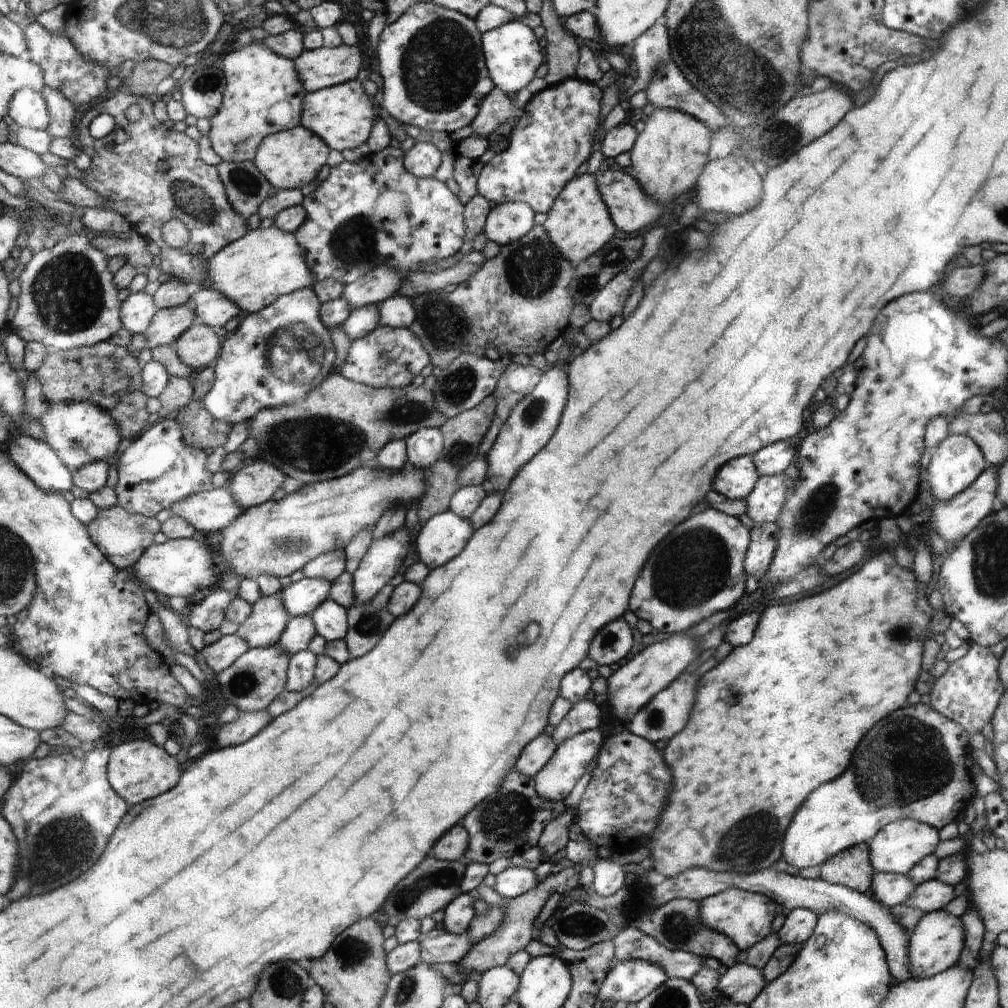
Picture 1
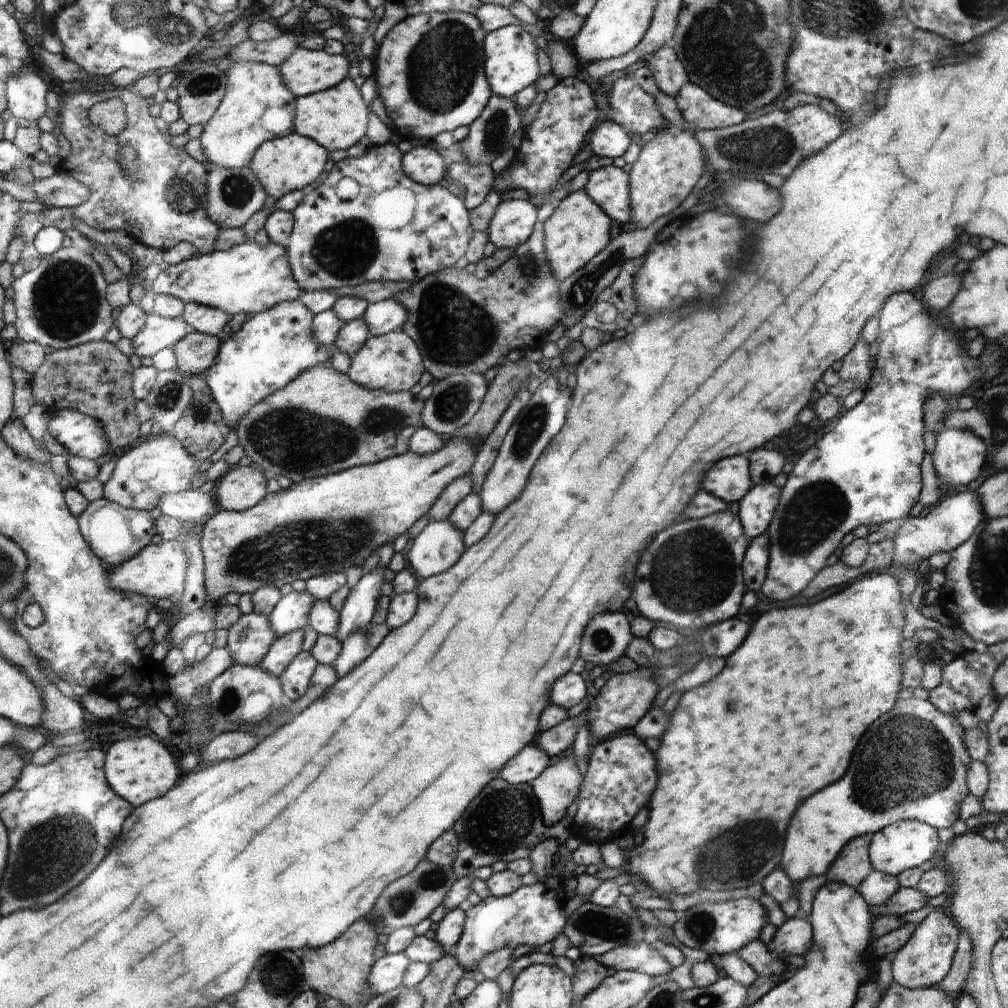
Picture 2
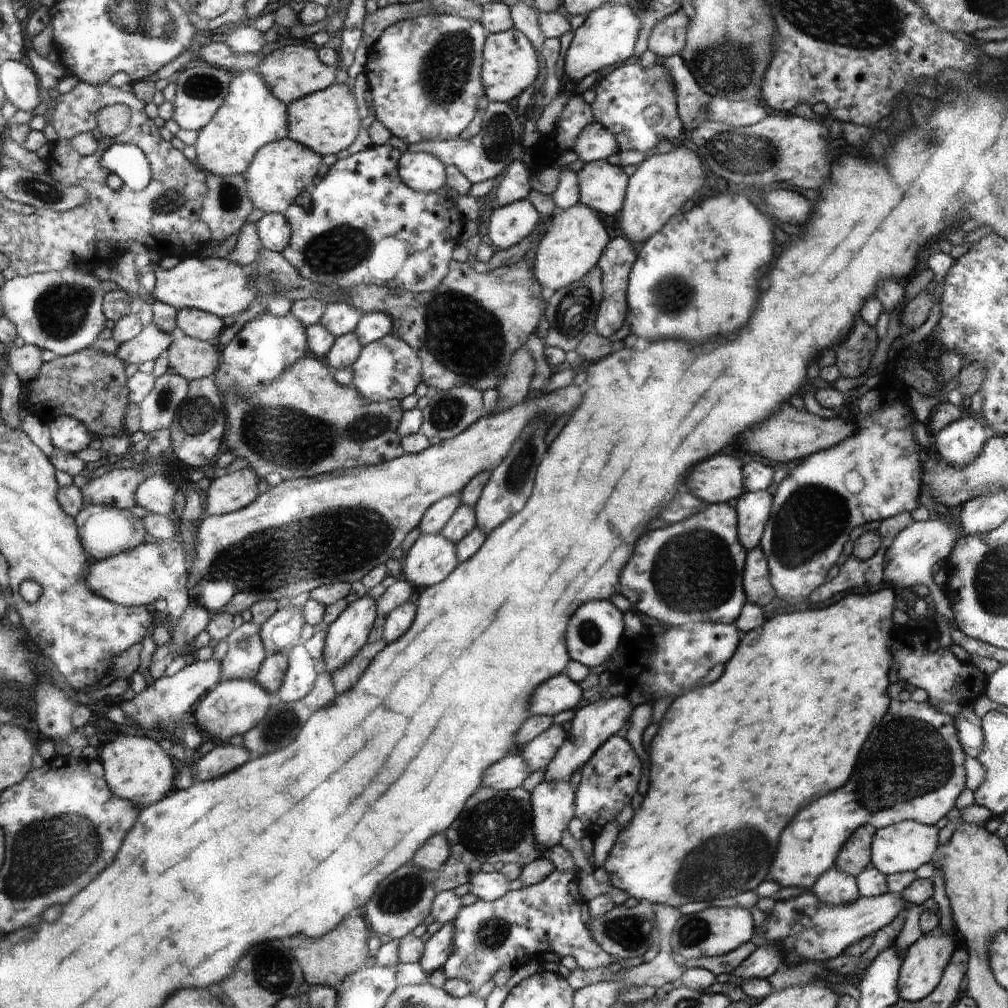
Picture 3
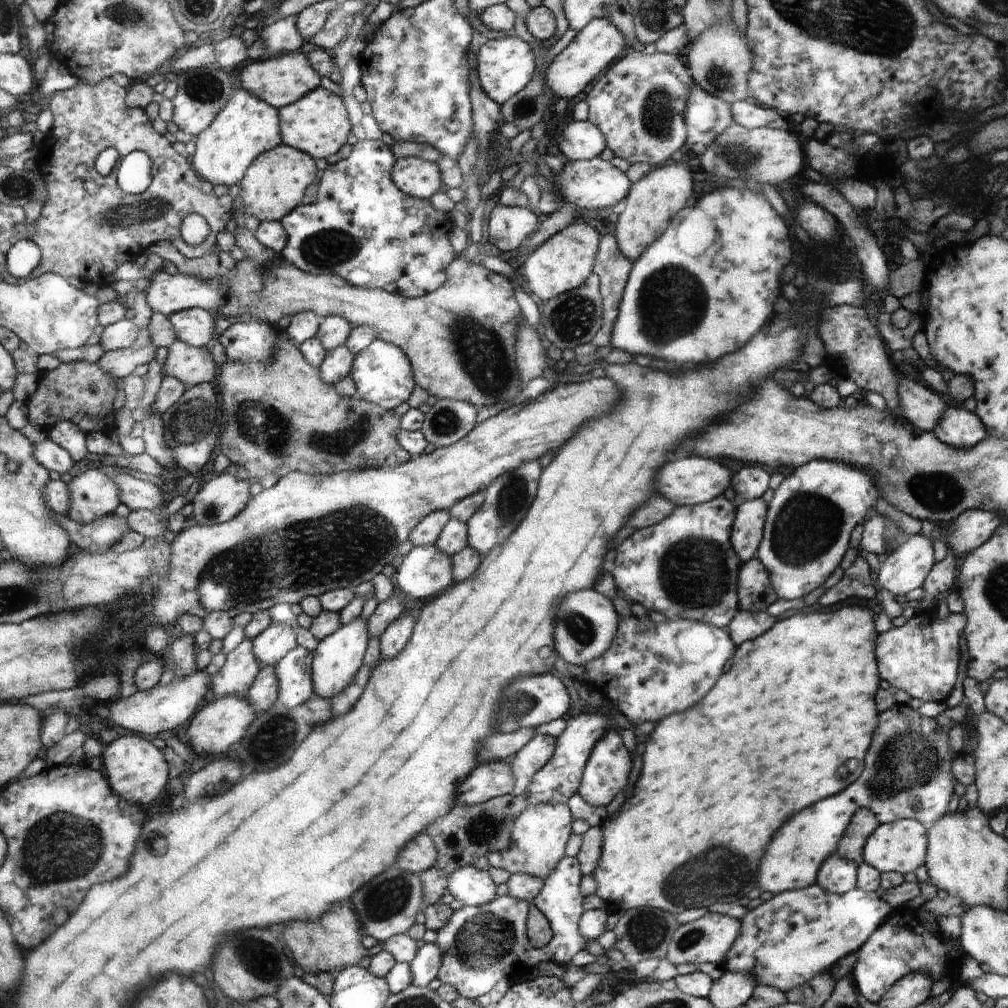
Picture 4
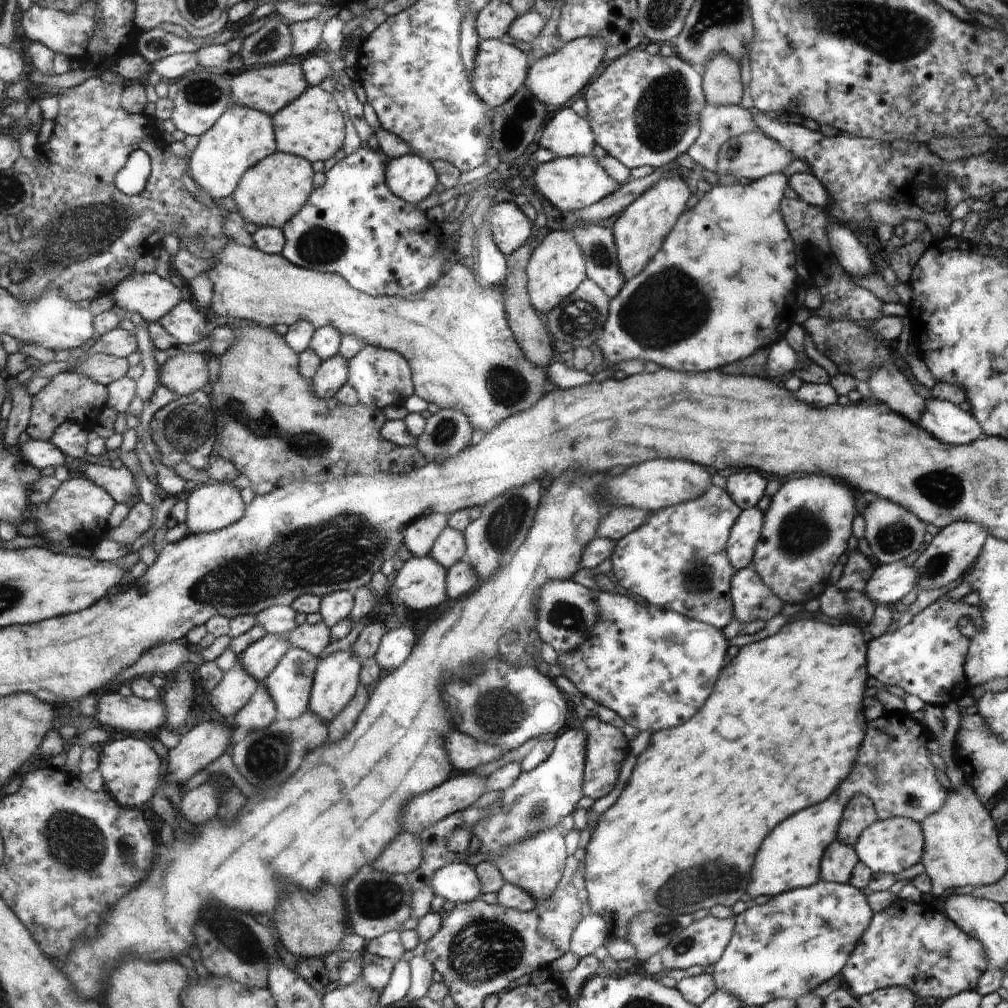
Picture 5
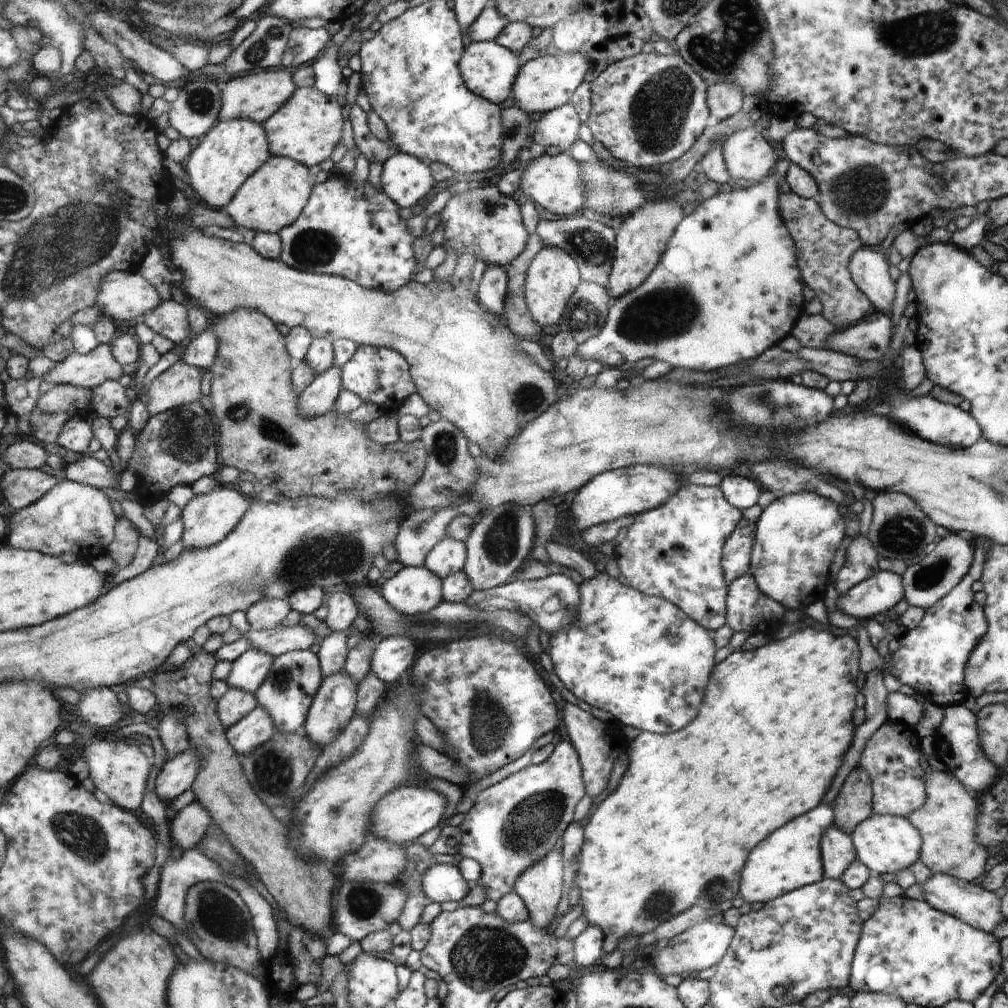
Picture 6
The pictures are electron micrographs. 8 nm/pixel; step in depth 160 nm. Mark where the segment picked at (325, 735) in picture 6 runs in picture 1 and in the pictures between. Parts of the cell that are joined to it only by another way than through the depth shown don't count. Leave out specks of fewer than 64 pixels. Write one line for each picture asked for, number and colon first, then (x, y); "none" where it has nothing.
1: (383, 557)
2: (360, 606)
3: (346, 636)
4: (336, 660)
5: (337, 677)

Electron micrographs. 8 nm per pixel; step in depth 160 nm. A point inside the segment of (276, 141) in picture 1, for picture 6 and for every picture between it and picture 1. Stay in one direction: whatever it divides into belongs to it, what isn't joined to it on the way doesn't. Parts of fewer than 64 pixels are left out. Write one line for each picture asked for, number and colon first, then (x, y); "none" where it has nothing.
2: (285, 164)
3: (281, 170)
4: (273, 186)
5: (269, 194)
6: (273, 198)

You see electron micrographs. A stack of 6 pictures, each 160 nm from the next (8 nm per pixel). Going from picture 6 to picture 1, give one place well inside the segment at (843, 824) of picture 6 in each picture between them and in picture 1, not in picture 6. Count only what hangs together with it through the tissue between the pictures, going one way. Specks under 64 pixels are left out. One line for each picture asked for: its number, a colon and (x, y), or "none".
1: (853, 869)
2: (854, 866)
3: (857, 856)
4: (853, 844)
5: (862, 814)

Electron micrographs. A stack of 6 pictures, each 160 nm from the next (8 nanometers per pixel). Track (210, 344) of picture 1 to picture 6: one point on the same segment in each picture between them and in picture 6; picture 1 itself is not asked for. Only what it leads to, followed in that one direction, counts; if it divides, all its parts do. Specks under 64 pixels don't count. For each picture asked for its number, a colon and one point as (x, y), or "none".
2: (196, 353)
3: (192, 359)
4: (190, 365)
5: (183, 374)
6: (179, 385)

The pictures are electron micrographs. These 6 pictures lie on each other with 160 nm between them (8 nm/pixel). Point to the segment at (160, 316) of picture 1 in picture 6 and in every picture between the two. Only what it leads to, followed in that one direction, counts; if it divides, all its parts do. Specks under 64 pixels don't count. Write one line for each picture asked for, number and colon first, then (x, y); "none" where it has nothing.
2: (159, 333)
3: (151, 342)
4: (120, 363)
5: (100, 367)
6: (90, 370)

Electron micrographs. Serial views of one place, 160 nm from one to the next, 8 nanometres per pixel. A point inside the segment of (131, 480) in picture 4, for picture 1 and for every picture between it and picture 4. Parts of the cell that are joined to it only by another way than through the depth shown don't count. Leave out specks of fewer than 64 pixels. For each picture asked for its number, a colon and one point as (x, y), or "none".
1: (209, 511)
2: (191, 506)
3: (157, 495)

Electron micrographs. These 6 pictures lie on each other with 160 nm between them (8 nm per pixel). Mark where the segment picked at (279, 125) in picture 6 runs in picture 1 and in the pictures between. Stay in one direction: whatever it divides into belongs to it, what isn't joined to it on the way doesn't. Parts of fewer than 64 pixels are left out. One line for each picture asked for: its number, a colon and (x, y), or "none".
1: (342, 115)
2: (336, 118)
3: (327, 121)
4: (319, 125)
5: (313, 128)

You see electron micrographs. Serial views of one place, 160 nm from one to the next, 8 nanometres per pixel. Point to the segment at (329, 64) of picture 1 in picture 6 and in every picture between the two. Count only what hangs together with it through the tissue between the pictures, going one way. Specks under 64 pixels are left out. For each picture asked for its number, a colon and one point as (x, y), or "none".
2: (306, 72)
3: (295, 71)
4: (279, 81)
5: (269, 89)
6: (255, 97)

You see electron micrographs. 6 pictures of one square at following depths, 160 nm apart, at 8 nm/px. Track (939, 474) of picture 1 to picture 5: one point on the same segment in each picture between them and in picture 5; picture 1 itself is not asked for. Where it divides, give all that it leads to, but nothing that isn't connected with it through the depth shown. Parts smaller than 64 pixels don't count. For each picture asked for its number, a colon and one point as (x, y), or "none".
2: (959, 454)
3: (959, 444)
4: (958, 427)
5: (945, 421)

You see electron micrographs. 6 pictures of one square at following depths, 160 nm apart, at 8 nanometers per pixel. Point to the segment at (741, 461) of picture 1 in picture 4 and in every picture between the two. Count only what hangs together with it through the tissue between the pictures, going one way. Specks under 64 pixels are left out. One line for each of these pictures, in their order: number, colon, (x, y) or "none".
2: (731, 481)
3: (722, 478)
4: (689, 481)

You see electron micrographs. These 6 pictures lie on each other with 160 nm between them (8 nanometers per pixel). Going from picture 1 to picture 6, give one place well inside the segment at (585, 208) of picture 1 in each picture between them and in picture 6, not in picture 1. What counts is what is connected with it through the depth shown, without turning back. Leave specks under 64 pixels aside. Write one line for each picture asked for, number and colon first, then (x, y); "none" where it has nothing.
2: (578, 229)
3: (574, 239)
4: (563, 262)
5: (556, 267)
6: (553, 275)

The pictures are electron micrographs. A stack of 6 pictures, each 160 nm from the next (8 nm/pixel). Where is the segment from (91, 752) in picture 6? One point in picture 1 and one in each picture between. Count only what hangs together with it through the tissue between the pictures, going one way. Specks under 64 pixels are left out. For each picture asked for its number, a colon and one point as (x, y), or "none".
1: (137, 770)
2: (138, 769)
3: (137, 769)
4: (136, 770)
5: (130, 771)

